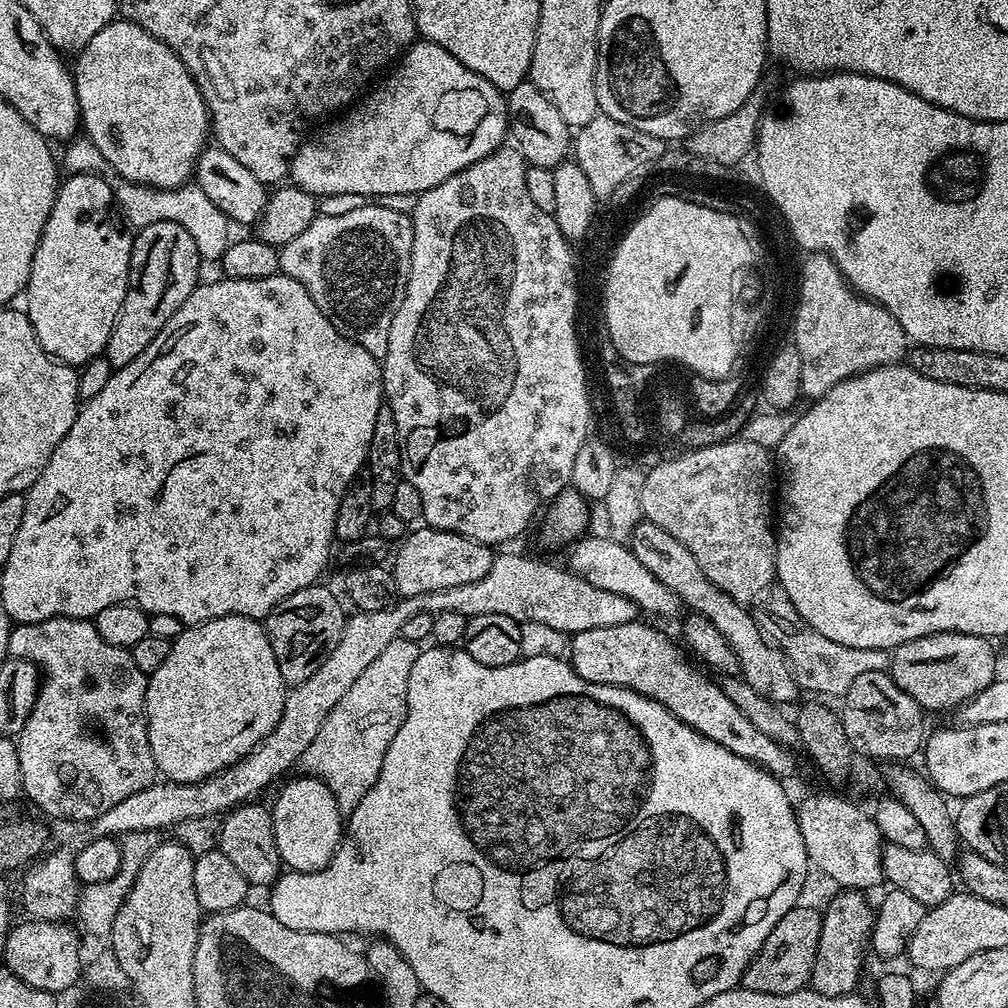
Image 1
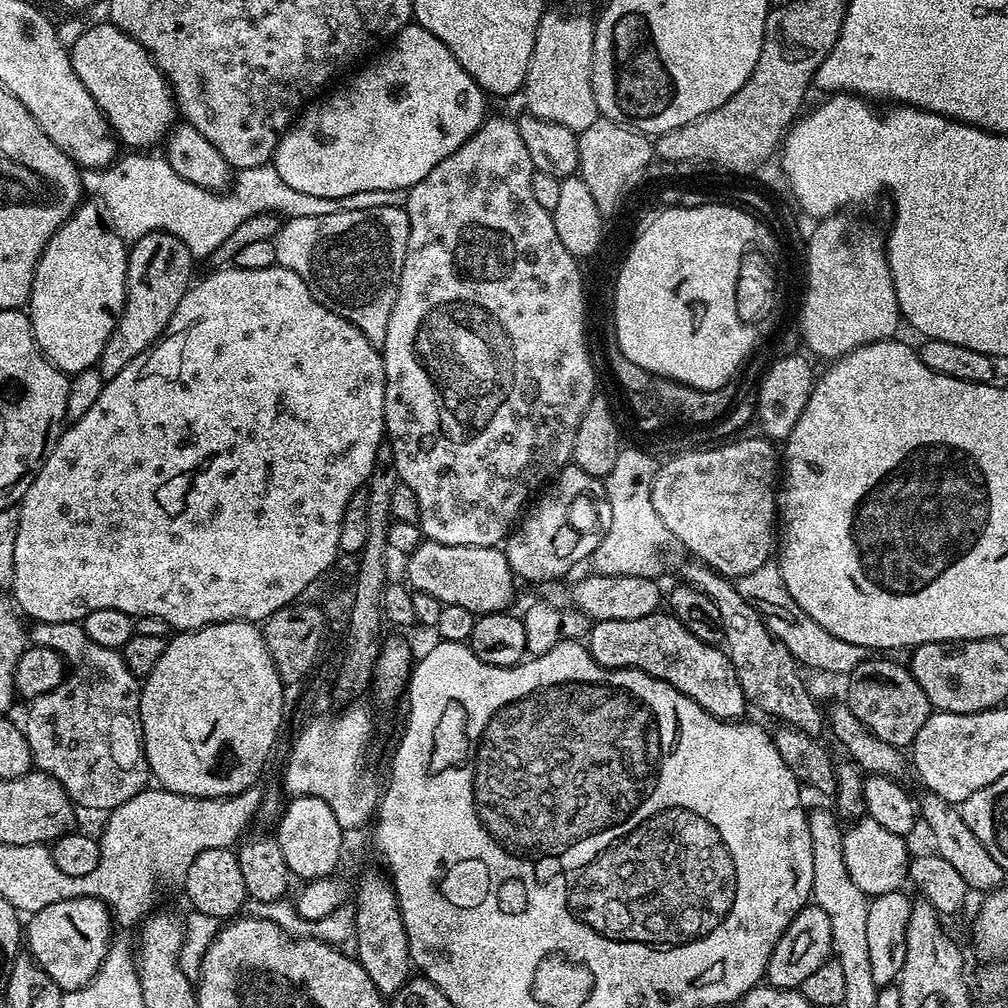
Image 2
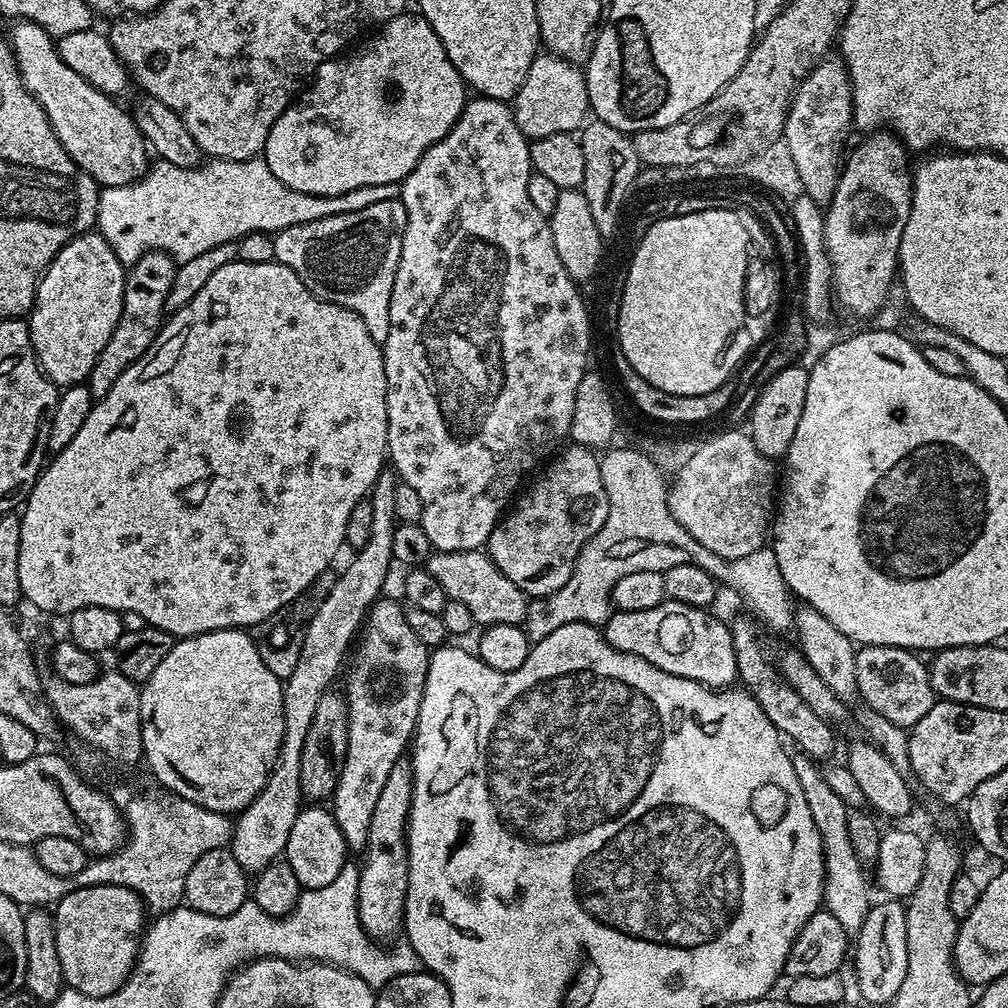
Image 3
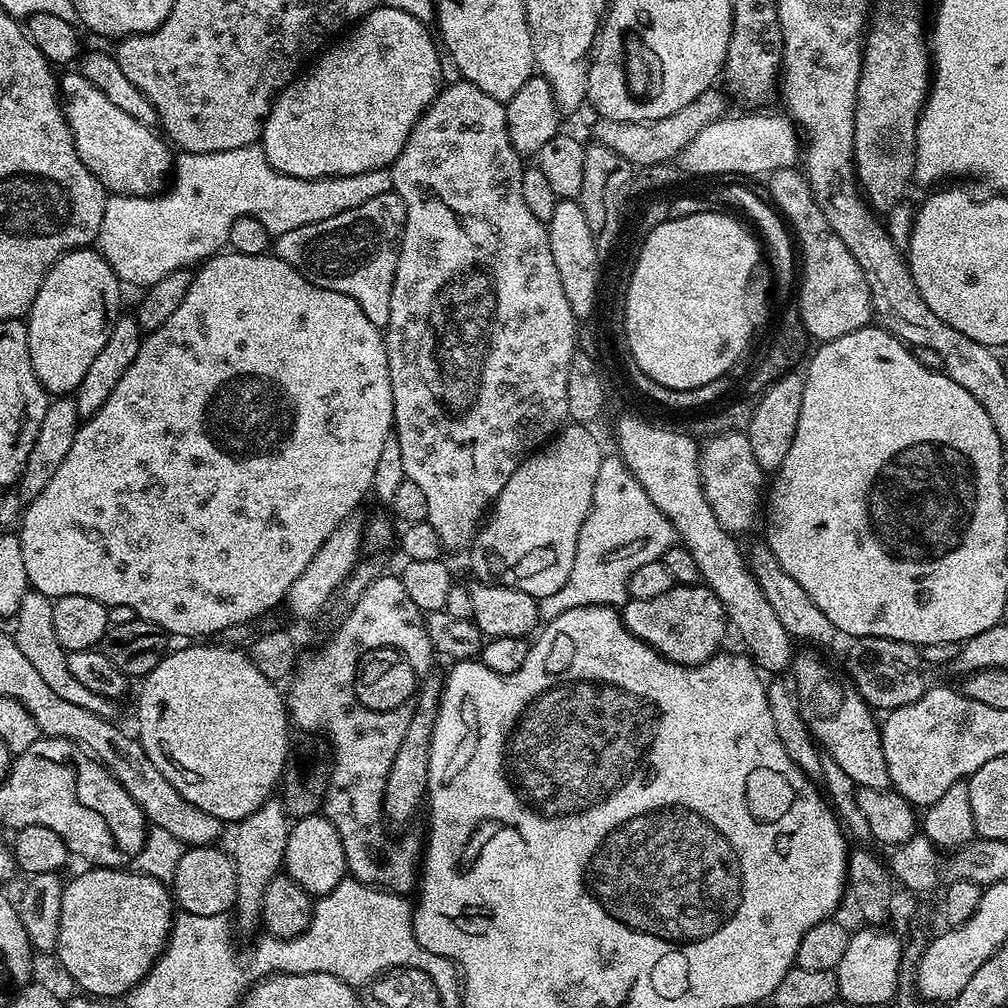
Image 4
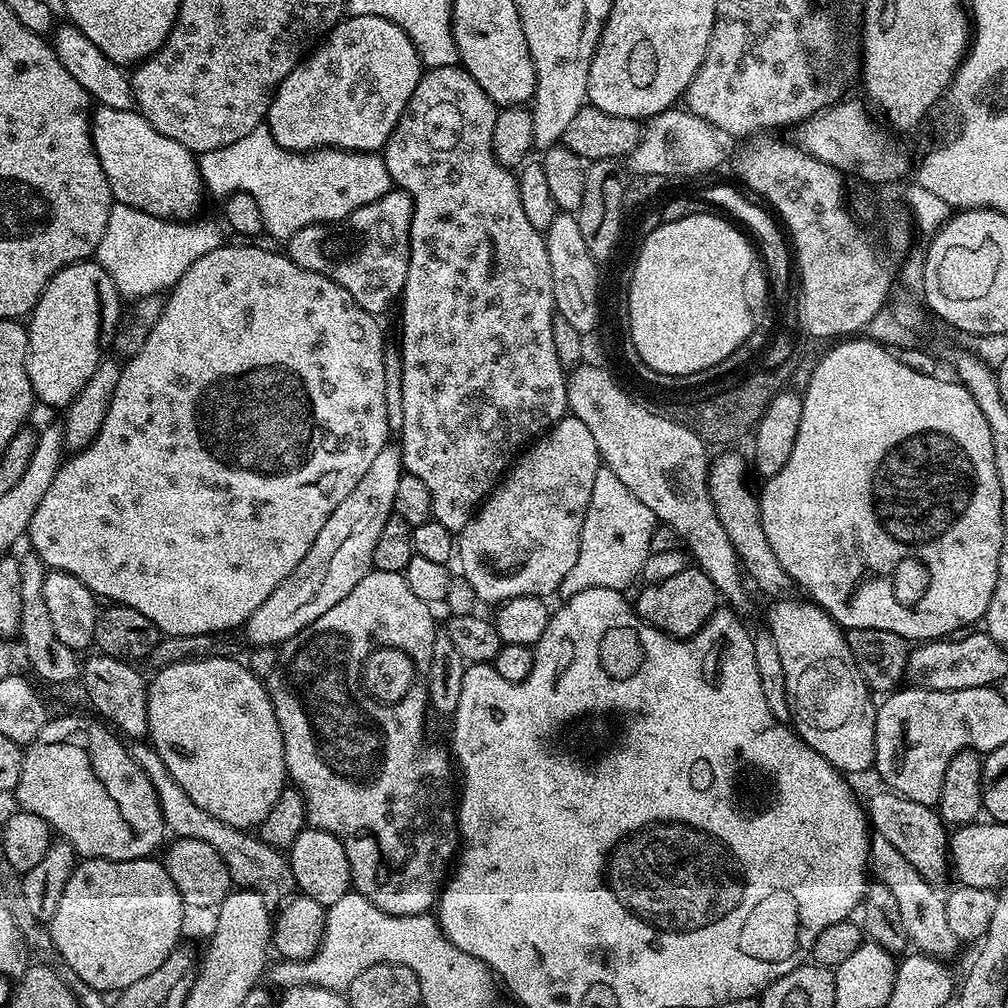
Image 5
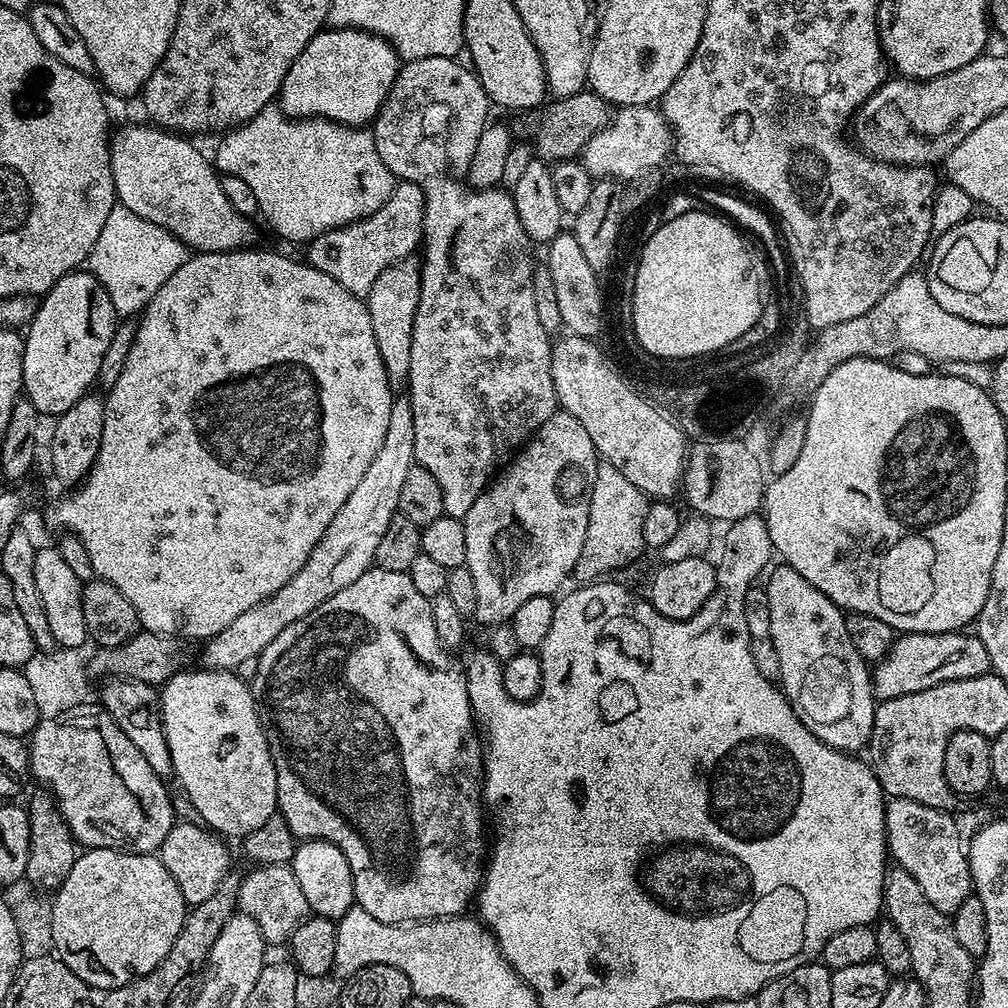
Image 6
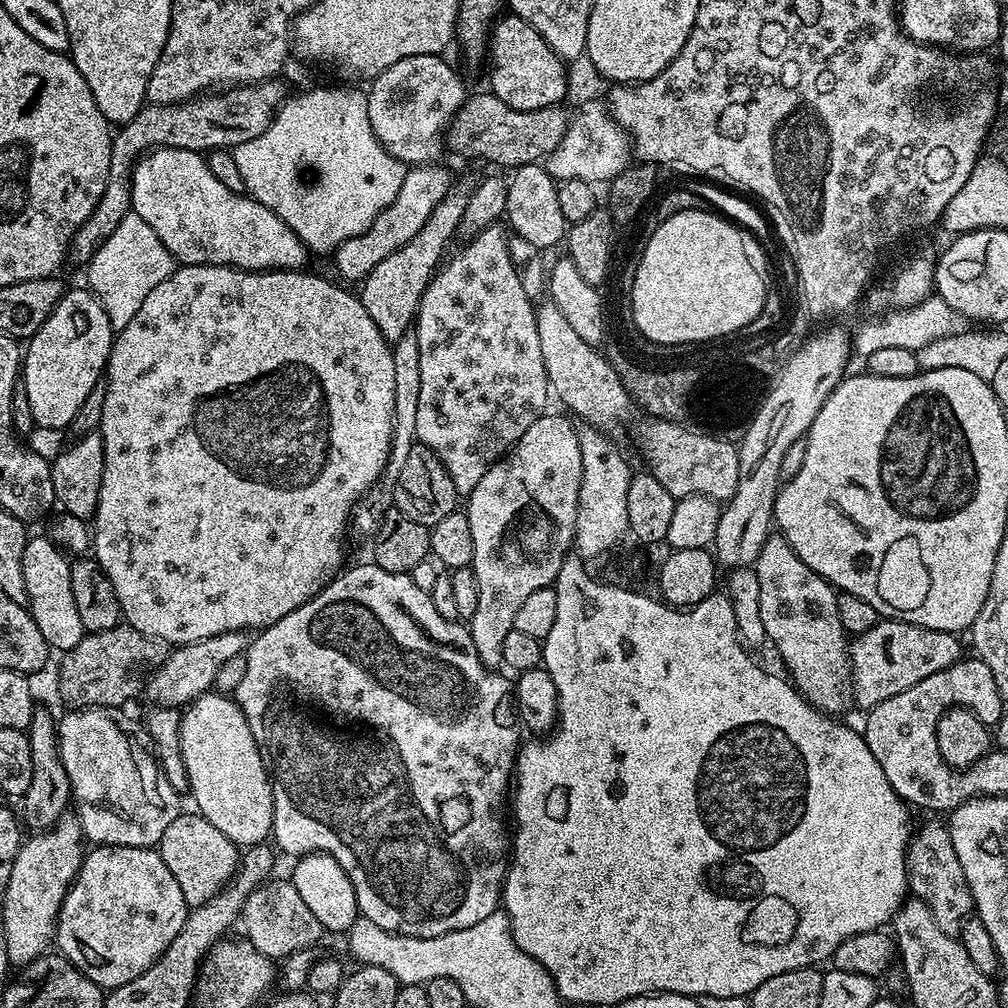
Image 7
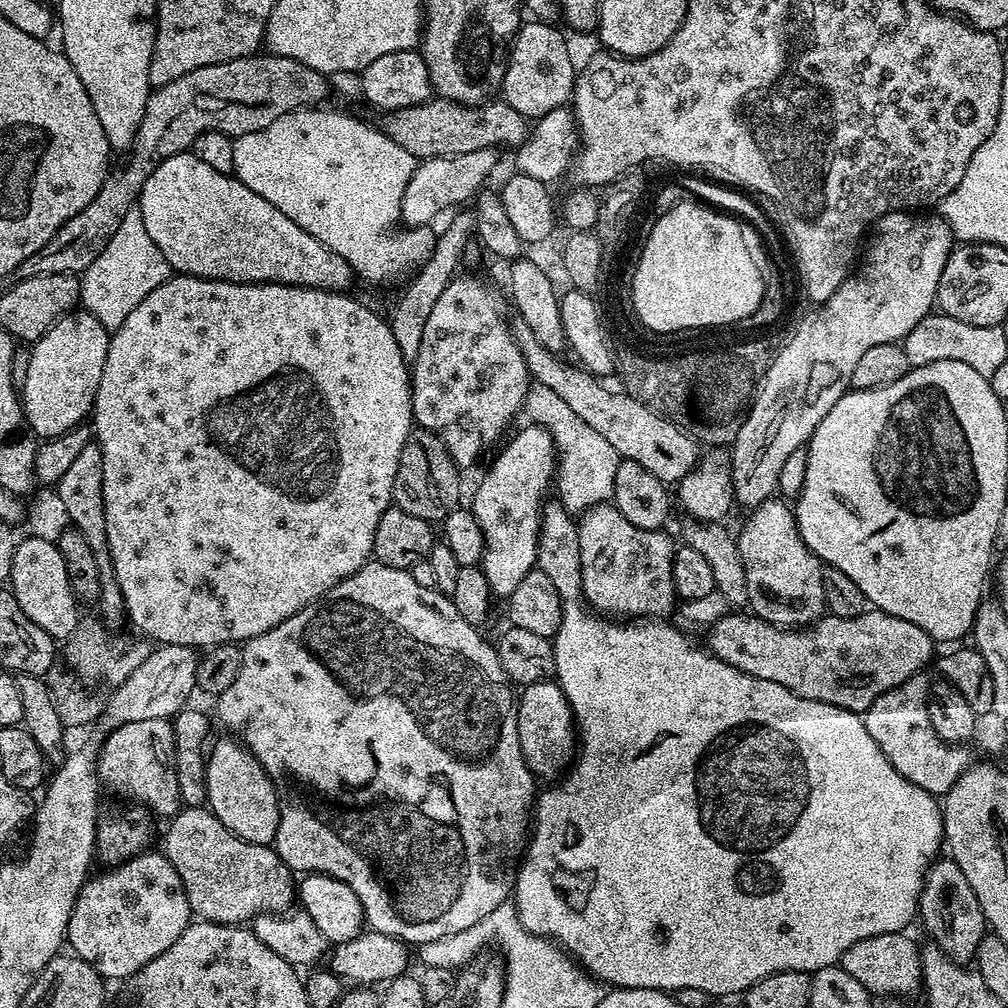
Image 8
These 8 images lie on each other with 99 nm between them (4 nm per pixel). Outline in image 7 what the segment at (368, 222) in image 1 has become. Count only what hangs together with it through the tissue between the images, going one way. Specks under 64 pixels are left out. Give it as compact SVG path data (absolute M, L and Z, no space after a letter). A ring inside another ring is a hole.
M436 164L409 167L406 178L402 178L398 194L394 194L394 202L390 202L390 206L386 206L386 210L382 210L382 214L374 218L372 225L361 236L350 238L336 247L334 253L336 268L346 279L364 281L384 258L389 257L399 247L405 246L418 230L422 230L426 218L430 218L434 206L442 202L450 187L448 172L440 167Z

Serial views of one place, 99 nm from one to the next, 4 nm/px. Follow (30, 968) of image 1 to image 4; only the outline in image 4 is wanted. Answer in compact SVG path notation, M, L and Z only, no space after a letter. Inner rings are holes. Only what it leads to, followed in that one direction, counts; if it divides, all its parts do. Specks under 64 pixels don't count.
M127 867L85 869L64 886L59 963L71 974L75 987L89 997L123 997L163 954L172 932L174 897L165 881Z

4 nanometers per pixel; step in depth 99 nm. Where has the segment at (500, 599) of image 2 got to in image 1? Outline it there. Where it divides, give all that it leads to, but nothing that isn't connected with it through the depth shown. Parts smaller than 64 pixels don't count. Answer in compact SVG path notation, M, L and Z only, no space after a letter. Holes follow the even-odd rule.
M427 526L409 531L404 539L399 541L397 548L400 549L397 552L395 549L390 571L400 596L450 590L452 586L466 586L468 582L478 582L478 578L483 578L486 570L490 570L494 559L493 549L487 544L480 544L462 534Z

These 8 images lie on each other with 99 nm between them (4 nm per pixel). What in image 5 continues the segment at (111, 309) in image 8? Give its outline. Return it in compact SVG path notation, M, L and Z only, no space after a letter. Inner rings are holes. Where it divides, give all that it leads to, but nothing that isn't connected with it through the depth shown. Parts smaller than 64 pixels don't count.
M113 203L106 222L106 234L102 234L102 242L98 242L94 259L104 267L106 274L110 274L121 297L167 293L178 278L182 278L182 274L186 274L186 270L202 258L202 254L210 254L210 250L221 247L221 225L200 219L191 222L160 220L137 208Z

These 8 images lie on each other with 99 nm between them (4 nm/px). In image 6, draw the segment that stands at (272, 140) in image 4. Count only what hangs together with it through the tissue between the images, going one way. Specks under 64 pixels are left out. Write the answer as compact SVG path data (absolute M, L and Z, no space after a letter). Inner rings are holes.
M328 26L310 38L310 42L306 42L302 54L294 58L294 66L286 70L286 78L280 83L278 103L280 109L293 120L319 118L332 120L336 124L368 126L375 121L381 106L386 102L401 67L400 55L392 49L392 44L373 32Z

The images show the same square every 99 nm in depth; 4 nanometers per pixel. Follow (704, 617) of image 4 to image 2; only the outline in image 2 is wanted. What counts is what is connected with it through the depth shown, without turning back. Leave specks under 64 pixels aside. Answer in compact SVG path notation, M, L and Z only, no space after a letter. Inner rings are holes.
M657 610L646 618L629 618L626 622L595 621L589 627L586 647L594 662L598 662L603 668L637 668L654 678L665 680L667 684L698 702L702 710L720 720L736 722L743 717L740 715L746 709L746 701L742 686L734 674L734 666L728 661L727 651L723 647L694 638L694 634L690 634L690 630L686 630L686 626L682 626L682 622L678 622L678 618L667 611Z

